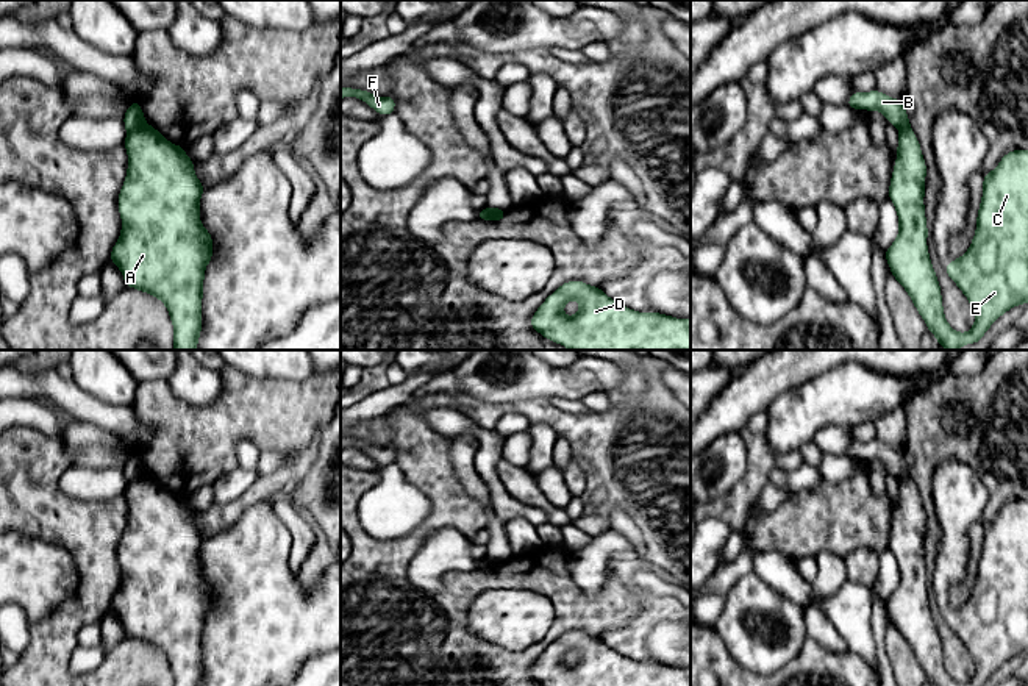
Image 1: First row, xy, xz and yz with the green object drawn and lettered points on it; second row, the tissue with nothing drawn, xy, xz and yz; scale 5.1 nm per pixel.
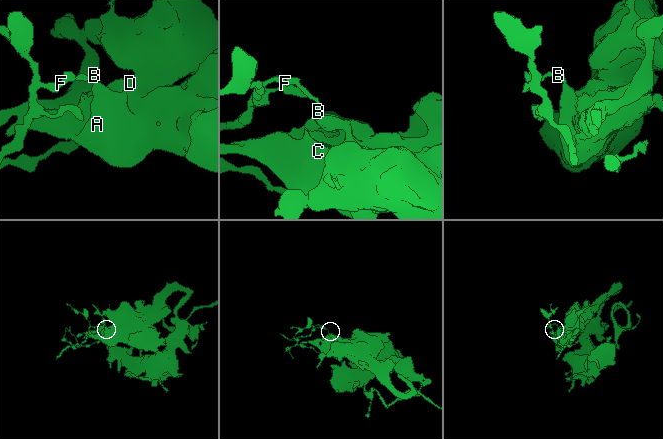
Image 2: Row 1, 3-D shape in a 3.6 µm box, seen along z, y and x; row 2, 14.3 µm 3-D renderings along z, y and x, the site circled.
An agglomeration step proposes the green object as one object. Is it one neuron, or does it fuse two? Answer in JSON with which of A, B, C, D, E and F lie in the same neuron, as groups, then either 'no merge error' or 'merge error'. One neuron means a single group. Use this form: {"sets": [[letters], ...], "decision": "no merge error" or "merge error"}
{"sets": [["A", "C", "D", "E"], ["B", "F"]], "decision": "merge error"}

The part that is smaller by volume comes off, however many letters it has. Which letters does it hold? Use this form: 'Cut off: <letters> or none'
Cut off: B, F

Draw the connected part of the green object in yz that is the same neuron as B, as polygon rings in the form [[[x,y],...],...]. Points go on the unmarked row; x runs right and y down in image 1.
[[[878,439],[870,442],[855,441],[845,456],[851,459],[880,461],[886,470],[898,478],[911,478],[903,450],[892,448]]]

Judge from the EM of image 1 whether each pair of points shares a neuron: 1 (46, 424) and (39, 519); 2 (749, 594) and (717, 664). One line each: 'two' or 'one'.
1: two
2: two

